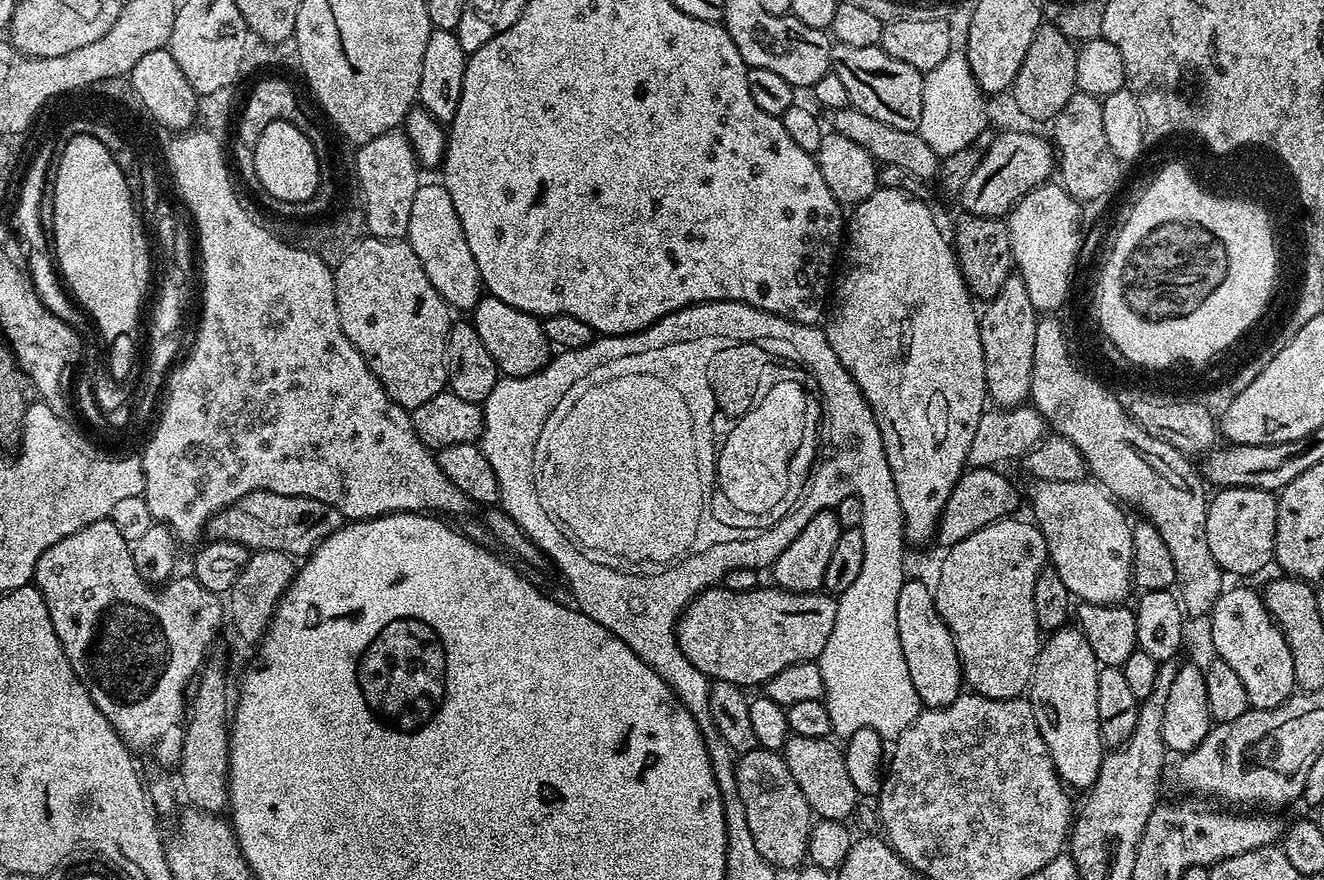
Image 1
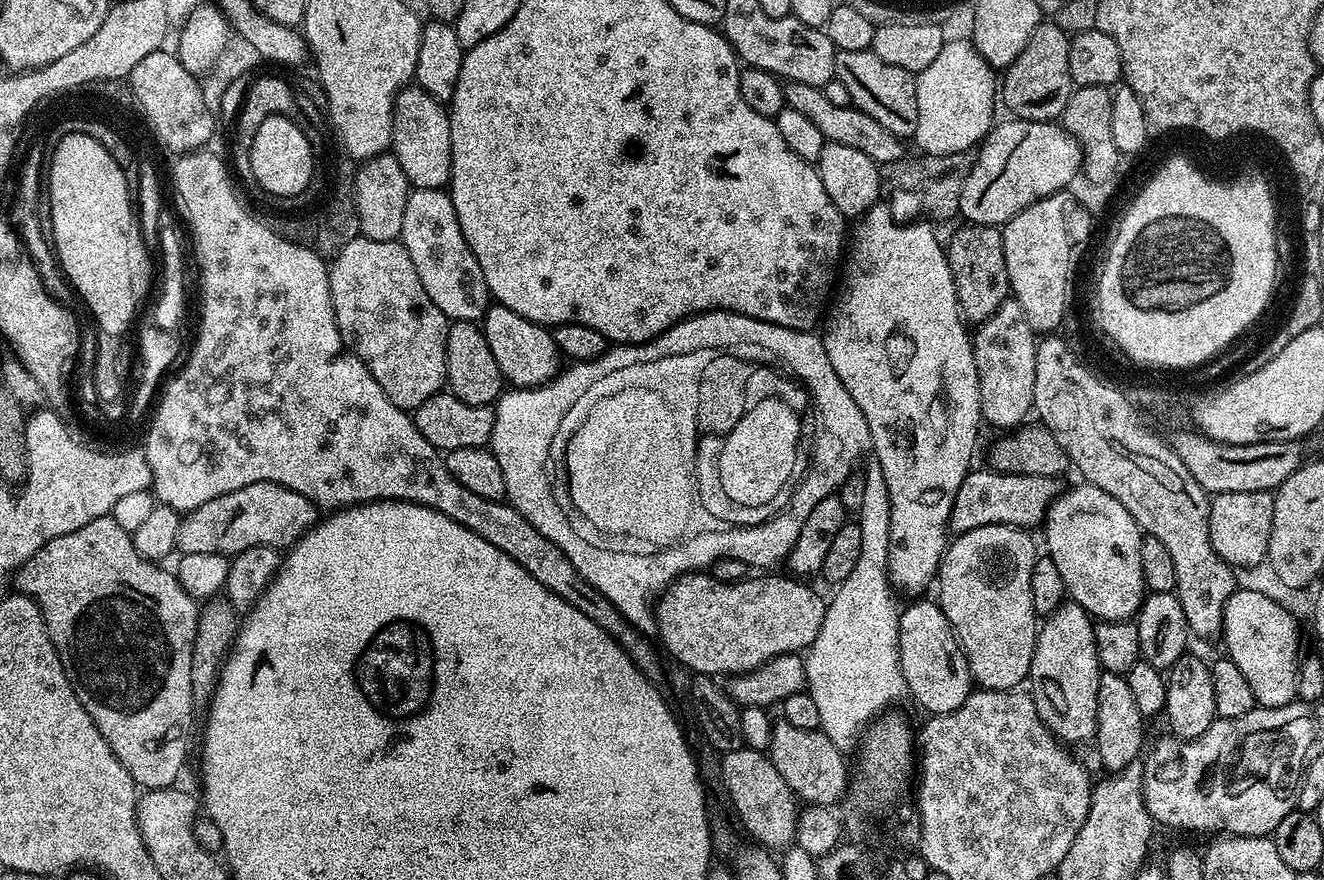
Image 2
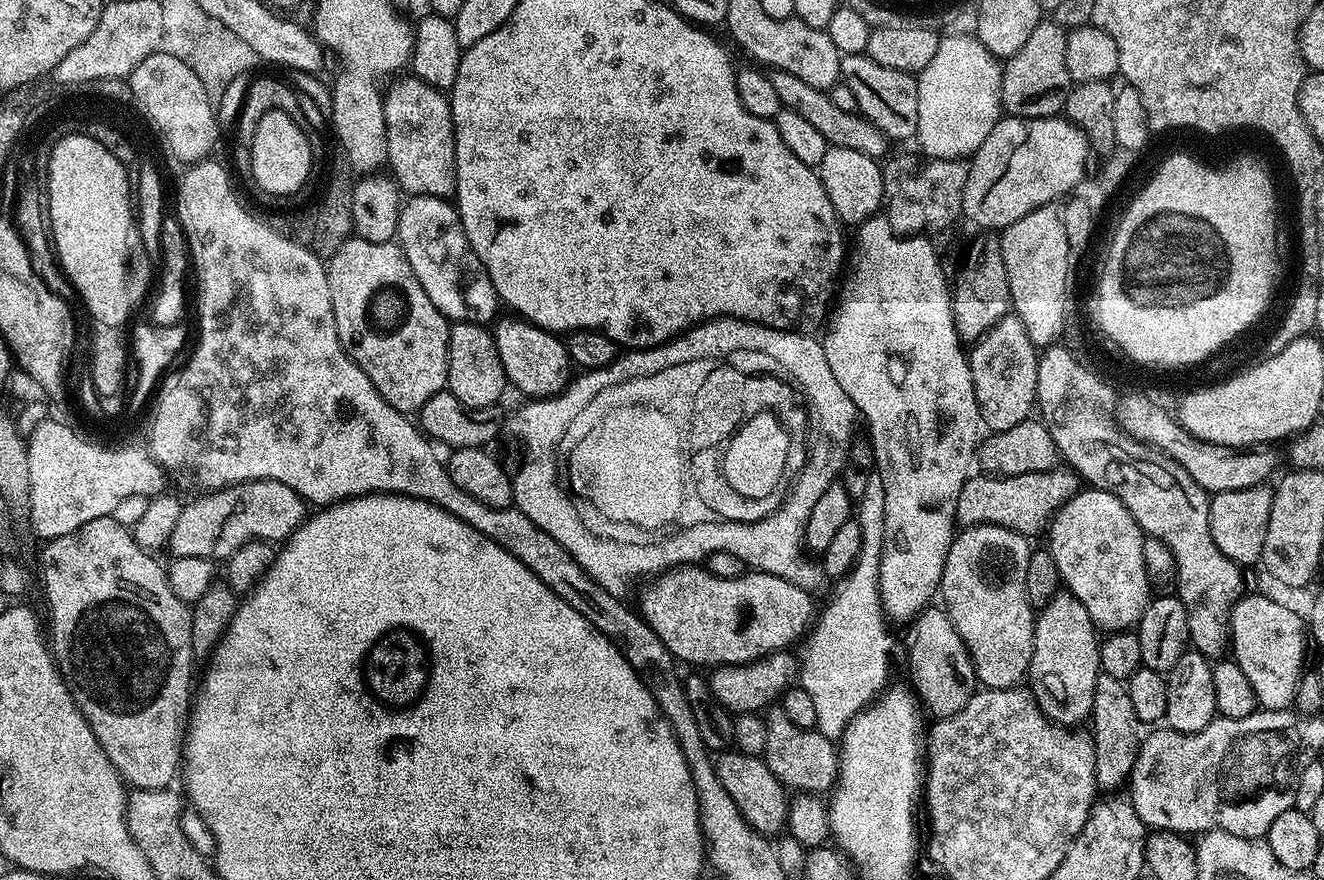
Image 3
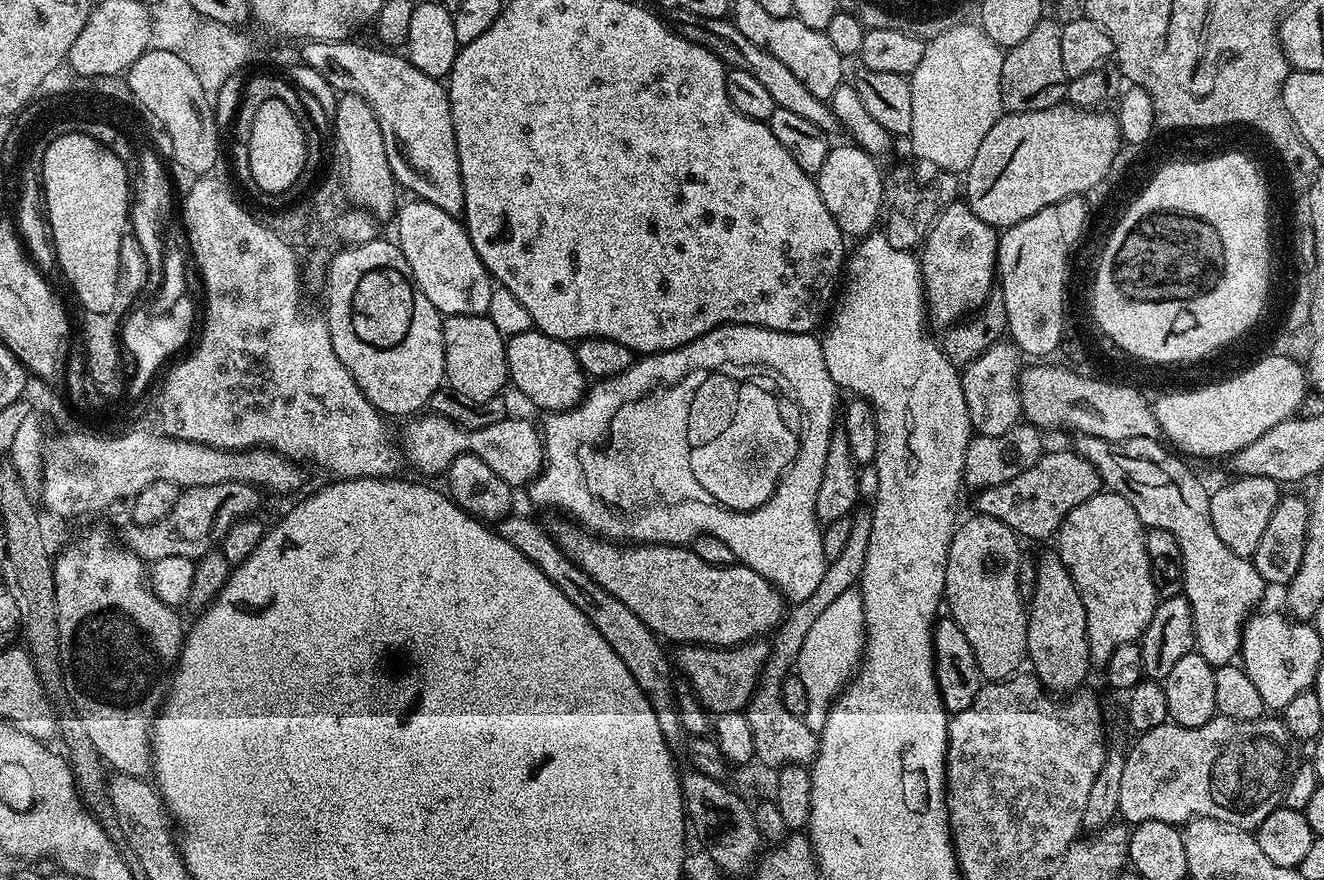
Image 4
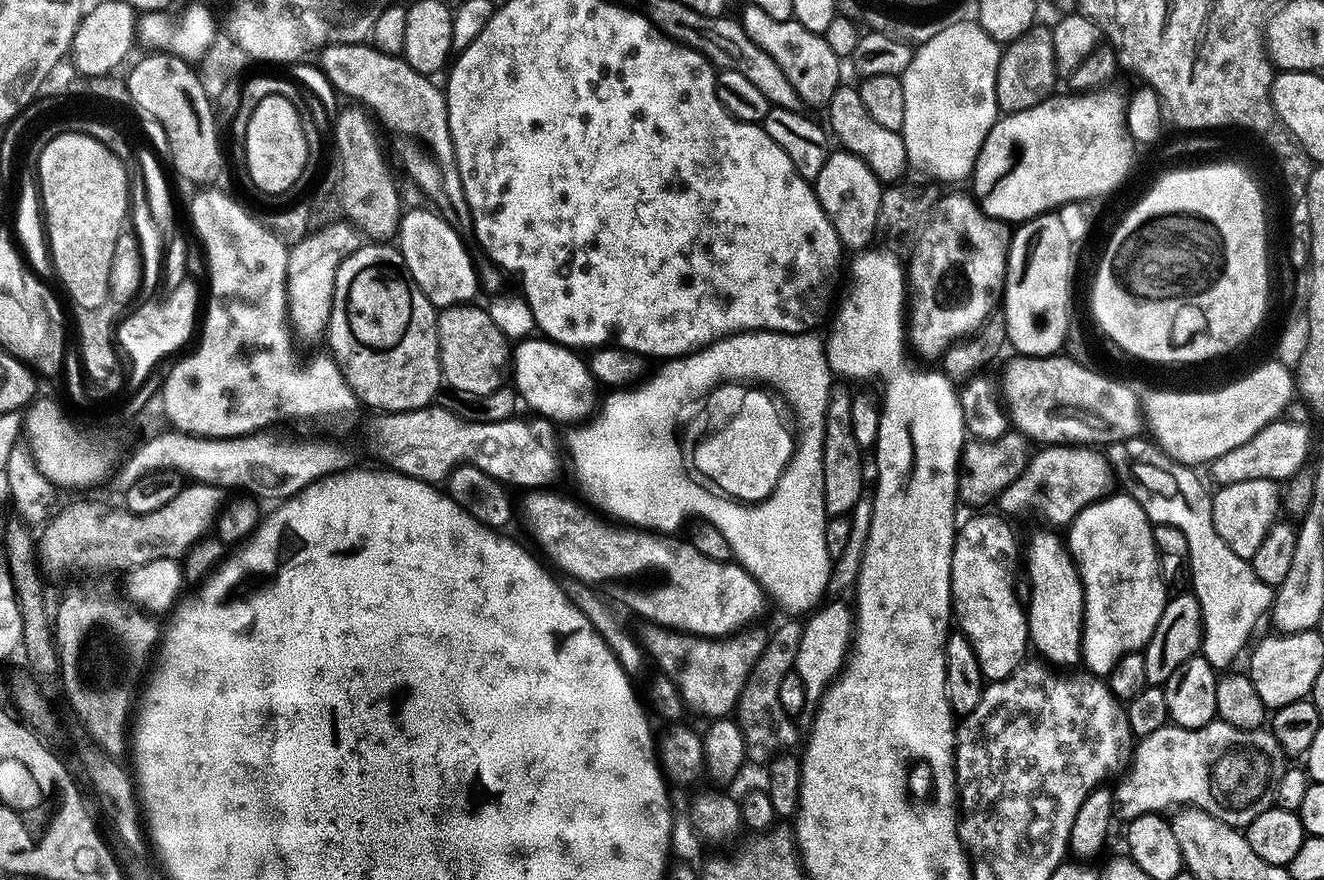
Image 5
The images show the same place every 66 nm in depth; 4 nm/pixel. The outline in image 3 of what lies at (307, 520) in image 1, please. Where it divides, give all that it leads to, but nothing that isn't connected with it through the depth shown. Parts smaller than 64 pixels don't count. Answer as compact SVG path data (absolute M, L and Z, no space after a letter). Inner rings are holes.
M245 480L242 484L229 484L223 488L208 490L197 500L192 500L181 507L178 514L178 526L169 537L166 548L172 551L173 557L178 556L207 556L215 557L216 547L220 544L221 557L227 558L250 540L267 540L269 542L283 542L304 523L306 519L306 501L290 486L277 480Z

